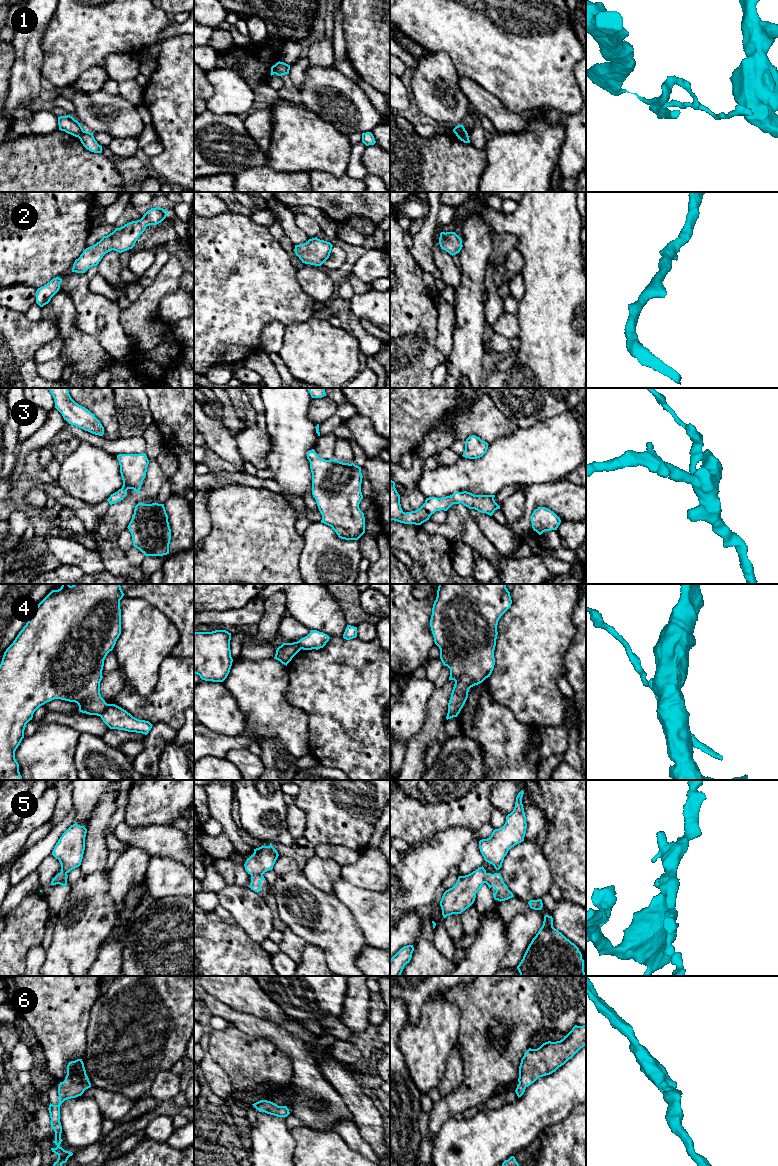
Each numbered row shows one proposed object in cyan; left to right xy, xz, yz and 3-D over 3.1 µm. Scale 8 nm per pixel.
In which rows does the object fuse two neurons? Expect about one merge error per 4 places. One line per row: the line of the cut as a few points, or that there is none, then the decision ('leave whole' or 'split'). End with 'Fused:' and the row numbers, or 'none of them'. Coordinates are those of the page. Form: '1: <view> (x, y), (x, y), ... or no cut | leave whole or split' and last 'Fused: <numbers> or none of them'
1: yz (467, 133), (456, 135) | split
2: no cut | leave whole
3: no cut | leave whole
4: xy (109, 704), (100, 716) | split
5: xz (251, 874), (262, 875) | split
6: no cut | leave whole
Fused: 1, 4, 5

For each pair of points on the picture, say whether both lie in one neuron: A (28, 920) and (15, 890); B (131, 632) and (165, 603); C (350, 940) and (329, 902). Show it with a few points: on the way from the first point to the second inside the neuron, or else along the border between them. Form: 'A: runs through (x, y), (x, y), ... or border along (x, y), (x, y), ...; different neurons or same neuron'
A: border along (39, 891), (26, 895), (10, 910); different neurons
B: border along (137, 597), (142, 597), (156, 606), (174, 625); different neurons
C: runs through (341, 931), (329, 919), (329, 911); same neuron

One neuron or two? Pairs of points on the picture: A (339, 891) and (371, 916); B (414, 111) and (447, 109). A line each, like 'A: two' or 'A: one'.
A: one
B: two

